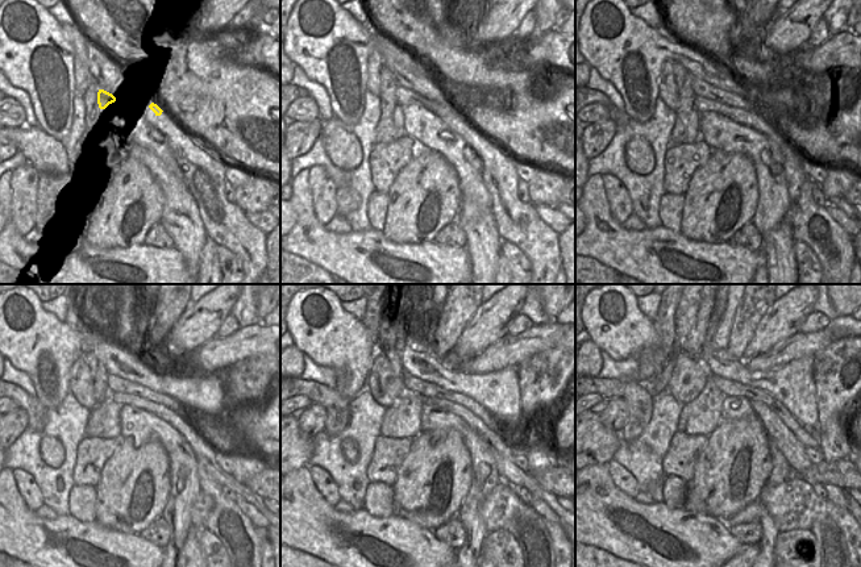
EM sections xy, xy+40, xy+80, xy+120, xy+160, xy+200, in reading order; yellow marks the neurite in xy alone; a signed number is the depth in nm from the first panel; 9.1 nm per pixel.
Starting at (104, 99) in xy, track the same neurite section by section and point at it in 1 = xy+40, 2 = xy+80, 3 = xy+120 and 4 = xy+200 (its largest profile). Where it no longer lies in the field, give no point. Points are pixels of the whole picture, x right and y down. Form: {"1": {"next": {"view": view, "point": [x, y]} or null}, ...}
{"1": {"next": {"view": "xy+40", "point": [454, 117]}}, "2": {"next": {"view": "xy+80", "point": [748, 117]}}, "3": {"next": {"view": "xy+120", "point": [206, 453]}}, "4": {"next": {"view": "xy+200", "point": [793, 450]}}}

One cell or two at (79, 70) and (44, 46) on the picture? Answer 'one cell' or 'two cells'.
two cells

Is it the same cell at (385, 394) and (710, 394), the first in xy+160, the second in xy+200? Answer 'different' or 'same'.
different

